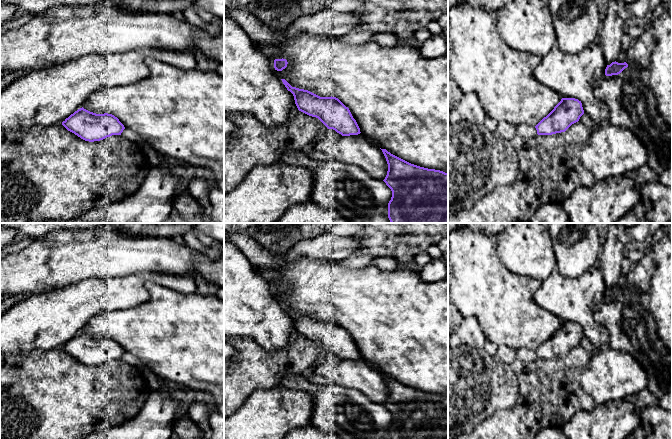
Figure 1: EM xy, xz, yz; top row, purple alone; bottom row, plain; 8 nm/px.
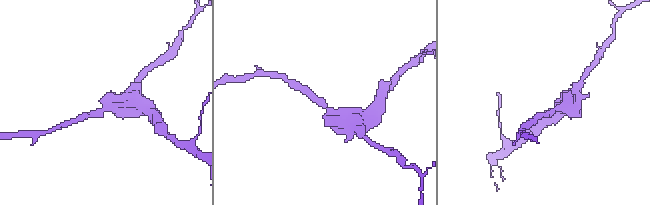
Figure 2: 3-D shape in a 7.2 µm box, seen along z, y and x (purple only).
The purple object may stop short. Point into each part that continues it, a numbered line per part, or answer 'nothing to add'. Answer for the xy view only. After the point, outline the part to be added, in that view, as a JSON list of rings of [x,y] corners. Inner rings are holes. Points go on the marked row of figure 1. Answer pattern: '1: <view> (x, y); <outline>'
nothing to add

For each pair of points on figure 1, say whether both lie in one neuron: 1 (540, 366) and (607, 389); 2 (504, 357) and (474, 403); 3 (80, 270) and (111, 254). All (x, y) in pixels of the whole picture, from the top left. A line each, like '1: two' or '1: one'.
1: two
2: two
3: one

